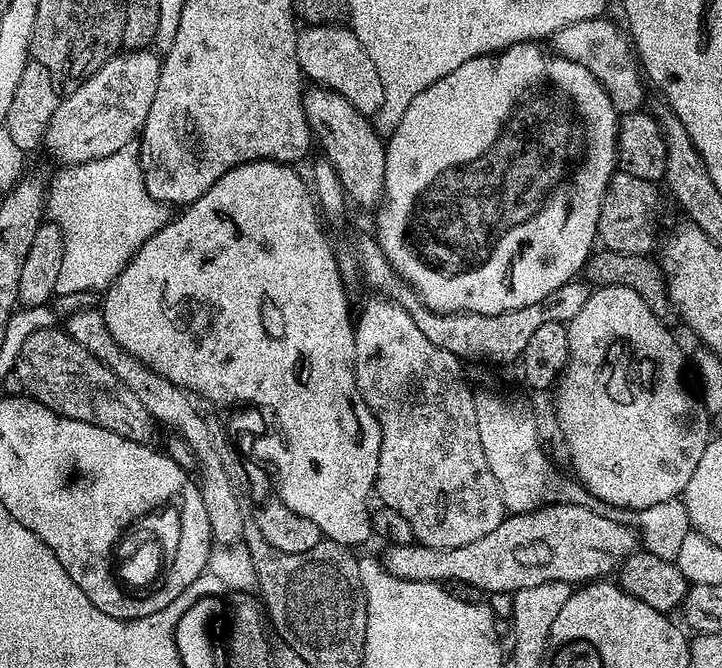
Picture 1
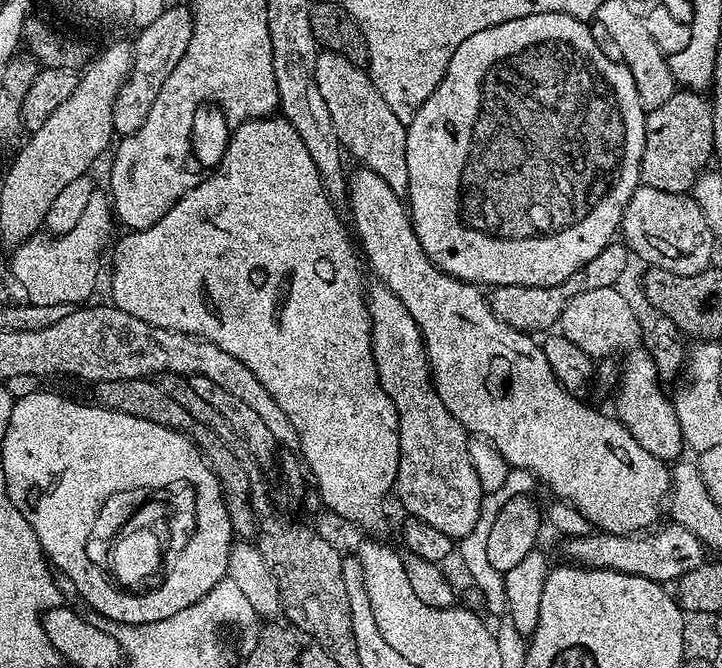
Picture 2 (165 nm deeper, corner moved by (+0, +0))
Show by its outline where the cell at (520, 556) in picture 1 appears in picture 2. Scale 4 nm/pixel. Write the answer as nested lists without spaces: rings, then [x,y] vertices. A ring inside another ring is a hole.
[[[673,522],[666,524],[665,528],[656,526],[643,534],[610,534],[599,530],[579,534],[563,541],[564,552],[569,556],[565,557],[581,568],[605,568],[661,582],[675,582],[682,574],[690,574],[690,570],[698,570],[698,566],[706,563],[706,545],[684,526]]]

